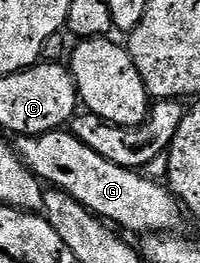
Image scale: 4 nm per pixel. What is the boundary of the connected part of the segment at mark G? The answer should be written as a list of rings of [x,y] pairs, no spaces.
[[[69,130],[21,136],[17,140],[16,150],[26,162],[26,167],[32,169],[32,173],[43,184],[68,193],[93,215],[117,225],[123,232],[174,233],[182,223],[184,208],[171,193],[169,186],[153,179],[145,179],[137,170],[104,161],[100,153],[92,153],[92,149],[71,135]]]

